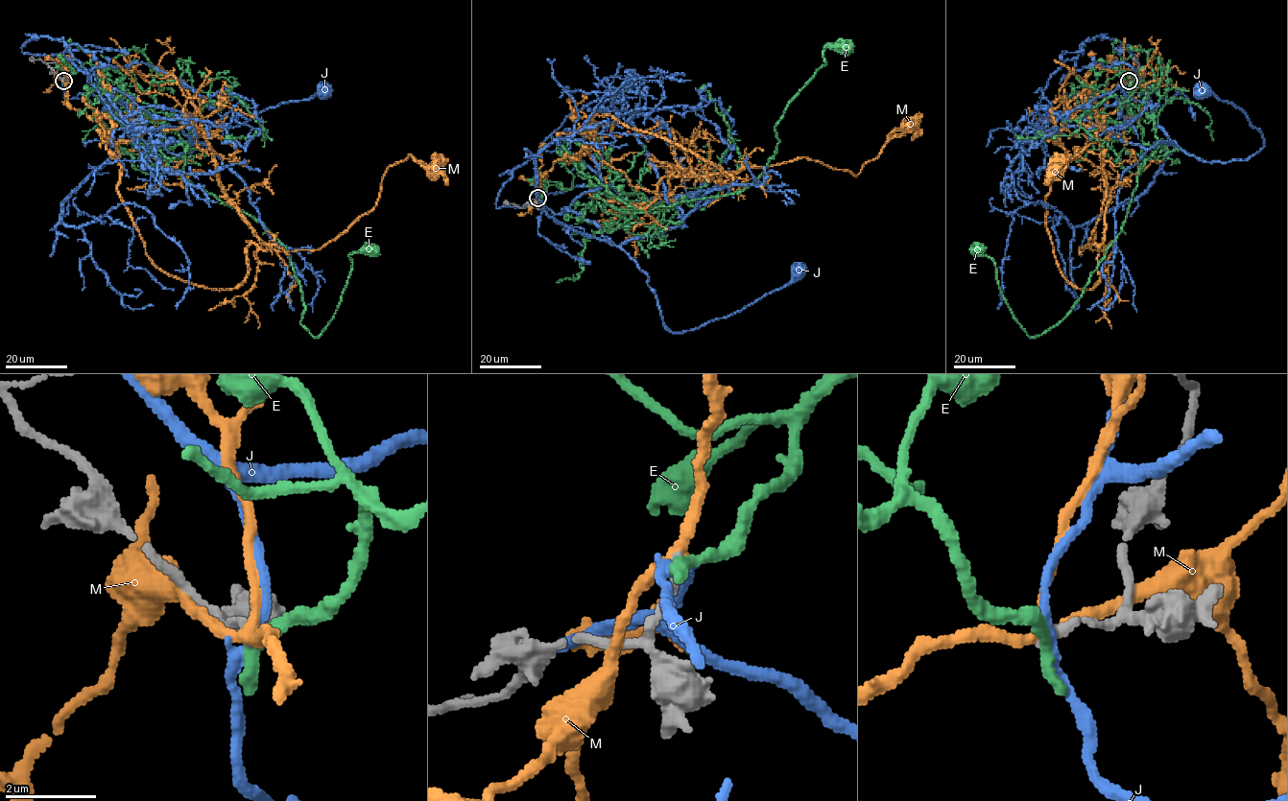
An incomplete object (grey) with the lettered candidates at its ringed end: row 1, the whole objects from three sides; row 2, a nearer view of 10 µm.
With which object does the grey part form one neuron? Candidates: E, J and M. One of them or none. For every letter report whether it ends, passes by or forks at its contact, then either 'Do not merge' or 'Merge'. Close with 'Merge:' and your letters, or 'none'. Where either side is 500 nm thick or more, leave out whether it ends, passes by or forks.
E: It ends there. Do not merge
J: It passes by. Do not merge
M: It forks there. Do not merge
Merge: none

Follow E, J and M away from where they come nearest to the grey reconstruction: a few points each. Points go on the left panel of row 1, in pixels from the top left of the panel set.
E: (63, 81), (90, 63), (83, 95), (137, 169), (182, 156), (261, 223), (313, 337), (369, 247)
J: (63, 81), (63, 70), (83, 68), (130, 135), (164, 158), (180, 162), (219, 131), (323, 90)
M: (63, 81), (119, 158), (146, 255), (216, 290), (246, 276), (250, 244), (335, 240), (409, 155), (432, 169)

